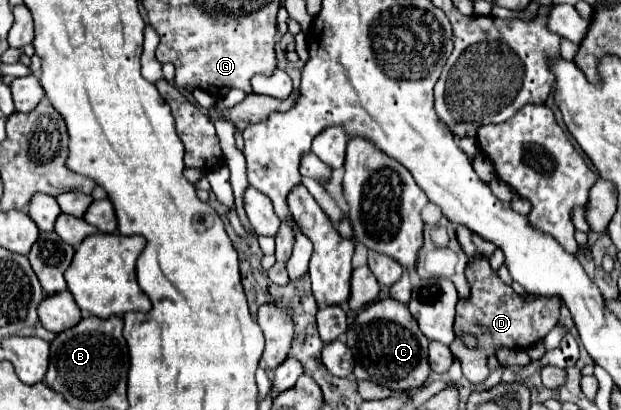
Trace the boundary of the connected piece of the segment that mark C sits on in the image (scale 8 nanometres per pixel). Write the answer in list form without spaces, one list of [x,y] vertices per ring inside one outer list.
[[[392,297],[378,299],[356,315],[356,323],[346,335],[348,347],[354,353],[354,377],[358,381],[366,379],[392,391],[404,391],[416,389],[428,379],[428,339],[420,333],[416,319],[404,303],[396,303]]]

